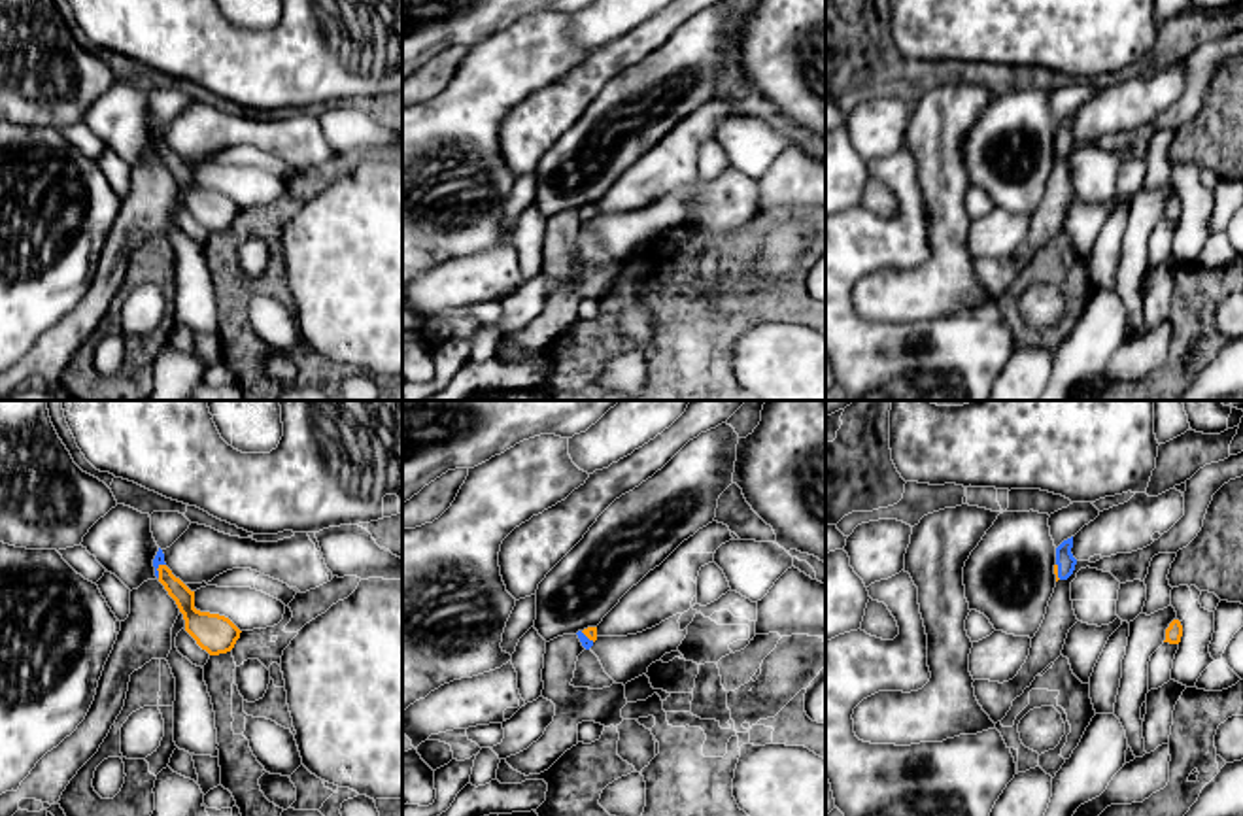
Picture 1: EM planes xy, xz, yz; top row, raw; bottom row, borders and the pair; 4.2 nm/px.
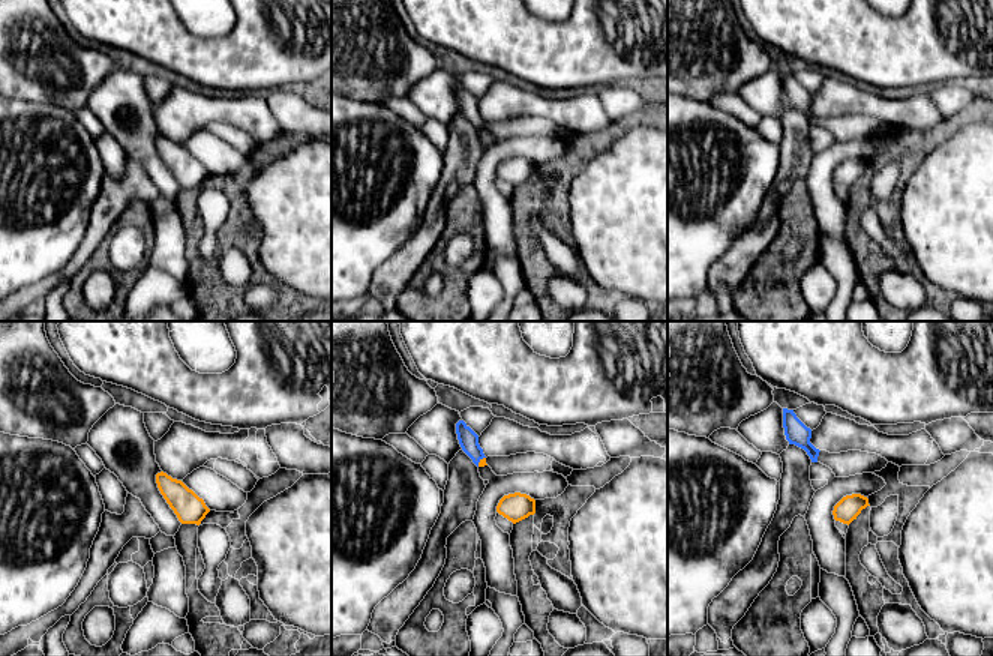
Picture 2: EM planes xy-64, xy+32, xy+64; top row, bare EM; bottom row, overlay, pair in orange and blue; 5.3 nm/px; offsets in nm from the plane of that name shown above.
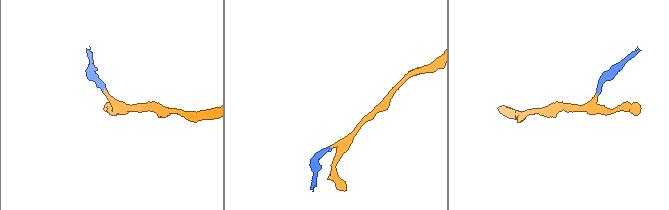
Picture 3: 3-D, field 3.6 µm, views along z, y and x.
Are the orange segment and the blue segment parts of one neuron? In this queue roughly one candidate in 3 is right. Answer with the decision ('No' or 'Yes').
Yes

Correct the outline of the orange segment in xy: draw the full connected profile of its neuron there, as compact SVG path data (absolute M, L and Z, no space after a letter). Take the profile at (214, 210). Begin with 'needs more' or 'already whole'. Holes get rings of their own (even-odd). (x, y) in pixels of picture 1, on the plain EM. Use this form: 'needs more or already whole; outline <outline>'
needs more; outline M161 125L153 136L153 144L155 153L183 191L185 208L196 217L196 221L210 232L230 229L242 208L225 193L200 189L195 185L195 168L172 151L164 140L164 130Z

